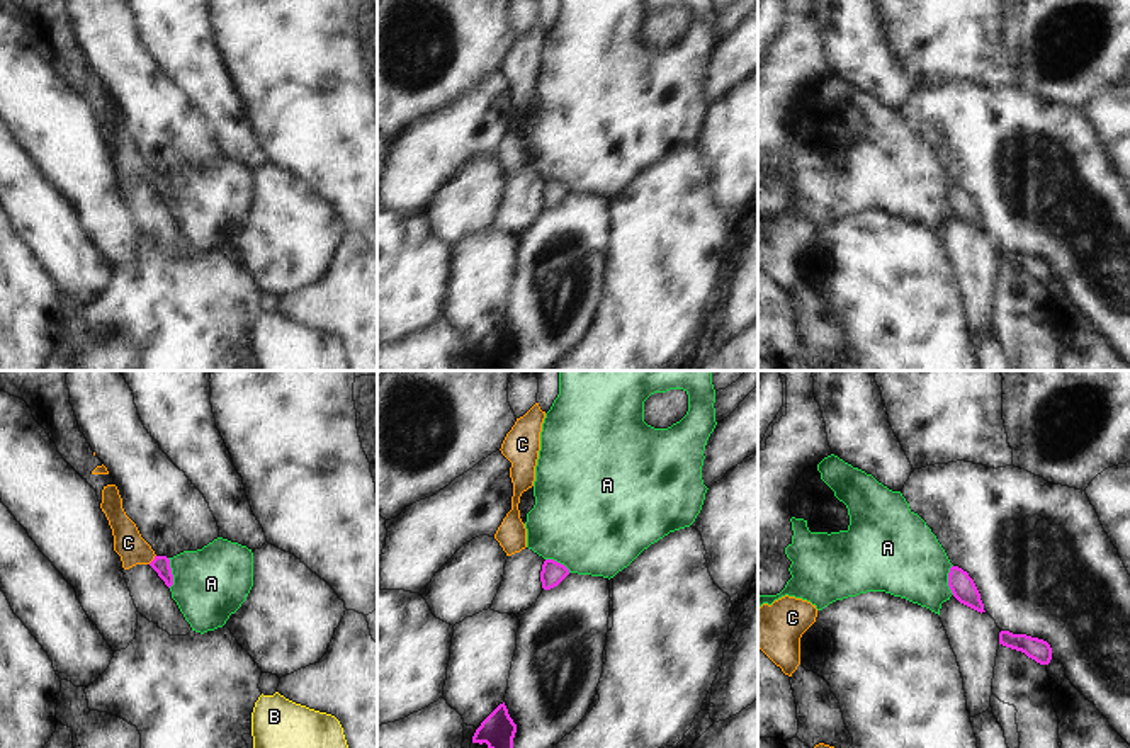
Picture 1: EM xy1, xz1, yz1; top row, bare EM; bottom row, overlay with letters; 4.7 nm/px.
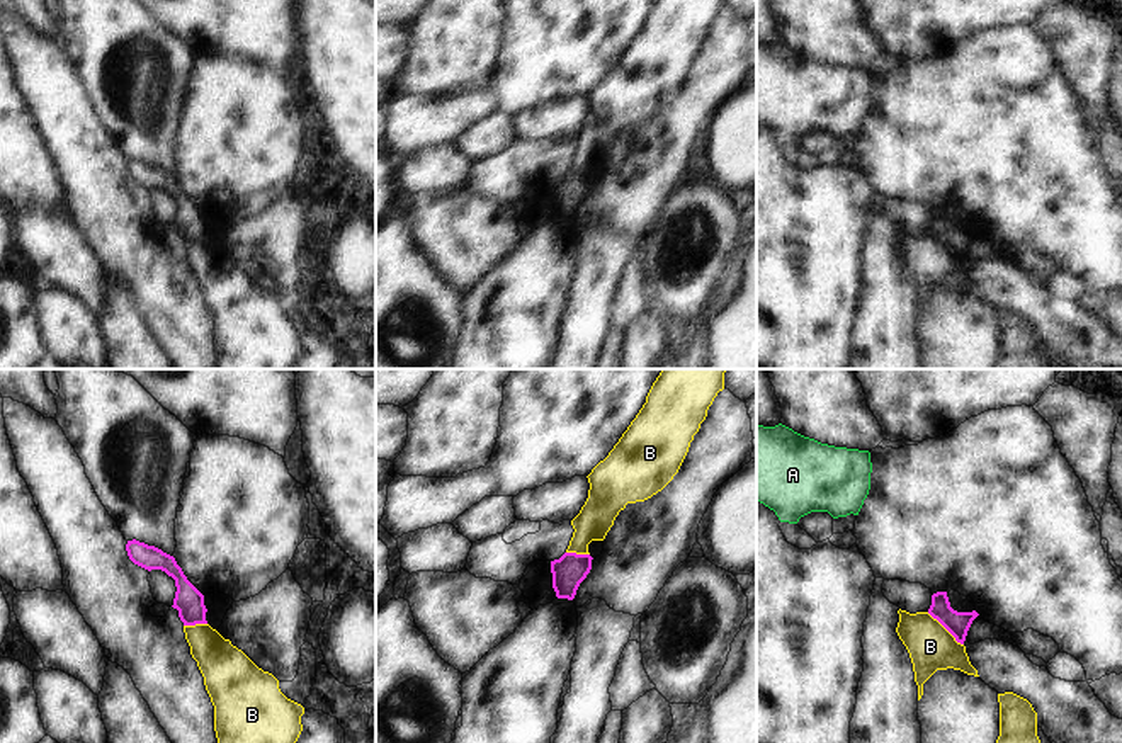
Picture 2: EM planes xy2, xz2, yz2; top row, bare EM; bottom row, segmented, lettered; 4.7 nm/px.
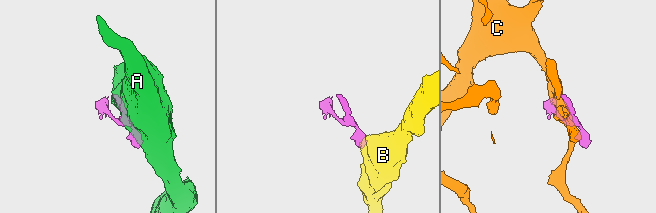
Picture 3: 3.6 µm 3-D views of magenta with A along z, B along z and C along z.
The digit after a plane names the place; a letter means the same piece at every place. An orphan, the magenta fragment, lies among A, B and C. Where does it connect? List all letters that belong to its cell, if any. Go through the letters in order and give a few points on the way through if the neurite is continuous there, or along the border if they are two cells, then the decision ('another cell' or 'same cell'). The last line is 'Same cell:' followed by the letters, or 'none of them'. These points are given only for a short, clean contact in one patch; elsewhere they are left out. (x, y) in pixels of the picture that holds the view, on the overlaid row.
A: border xy1 (167, 558), (172, 568), (170, 587); another cell
B: border yz2 (927, 612), (963, 645); another cell
C: way xy1 (160, 563), (153, 560), (128, 543); same cell
Same cell: C

